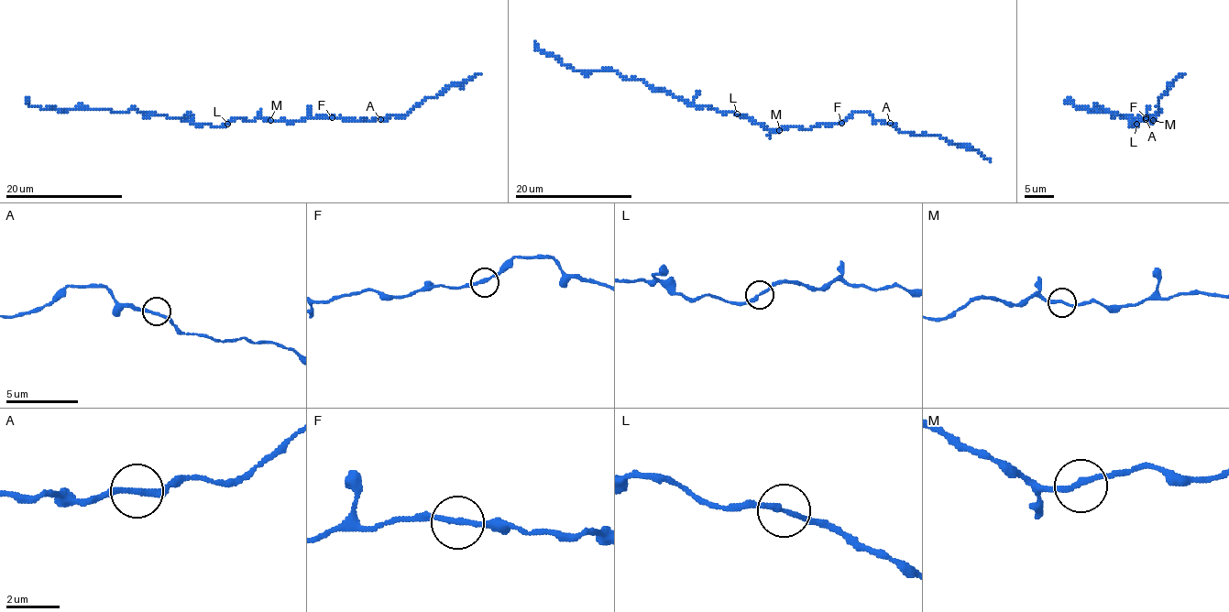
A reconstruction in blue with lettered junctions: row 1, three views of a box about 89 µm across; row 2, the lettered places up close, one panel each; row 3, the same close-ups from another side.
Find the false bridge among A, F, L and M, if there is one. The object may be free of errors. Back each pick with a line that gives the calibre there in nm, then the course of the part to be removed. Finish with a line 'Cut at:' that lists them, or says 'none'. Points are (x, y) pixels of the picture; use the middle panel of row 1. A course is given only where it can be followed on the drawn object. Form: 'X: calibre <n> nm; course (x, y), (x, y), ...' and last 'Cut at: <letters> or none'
Cut at: none

